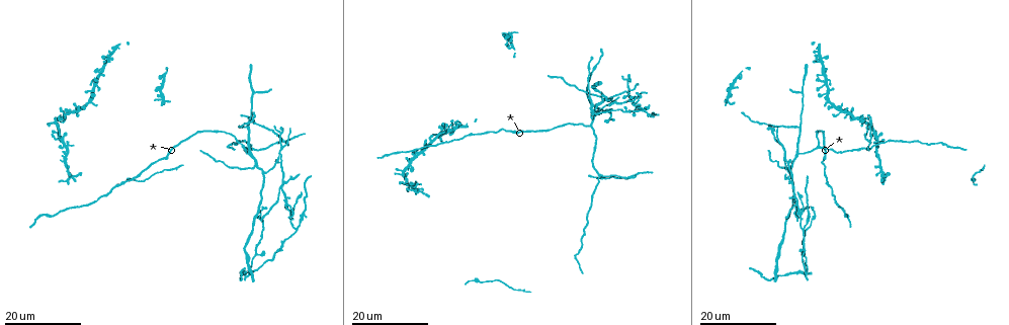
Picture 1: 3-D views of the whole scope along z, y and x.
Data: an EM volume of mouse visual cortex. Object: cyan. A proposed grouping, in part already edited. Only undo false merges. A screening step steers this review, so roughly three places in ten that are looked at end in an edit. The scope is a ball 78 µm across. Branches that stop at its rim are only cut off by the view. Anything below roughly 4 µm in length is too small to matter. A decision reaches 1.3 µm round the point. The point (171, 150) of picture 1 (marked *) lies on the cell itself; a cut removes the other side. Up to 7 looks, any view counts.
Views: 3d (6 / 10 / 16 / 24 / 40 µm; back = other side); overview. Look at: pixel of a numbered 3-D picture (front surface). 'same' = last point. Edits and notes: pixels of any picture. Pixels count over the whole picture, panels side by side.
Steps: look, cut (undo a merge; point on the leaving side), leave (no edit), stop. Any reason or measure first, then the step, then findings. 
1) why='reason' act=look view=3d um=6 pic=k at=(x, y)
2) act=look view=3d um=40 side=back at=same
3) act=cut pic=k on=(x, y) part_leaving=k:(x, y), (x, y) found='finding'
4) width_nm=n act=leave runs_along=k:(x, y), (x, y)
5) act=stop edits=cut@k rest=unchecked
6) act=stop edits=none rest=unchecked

why='three arms meet' act=look view=3d um=16 pic=1 at=(249, 153)

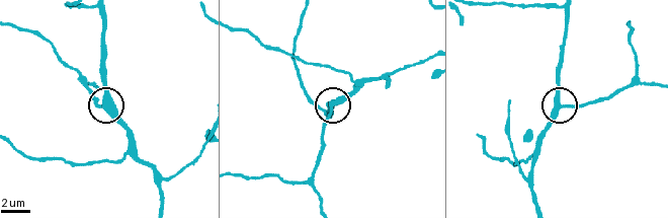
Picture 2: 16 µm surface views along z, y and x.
act=look view=3d um=10 pic=2 at=(556, 106)

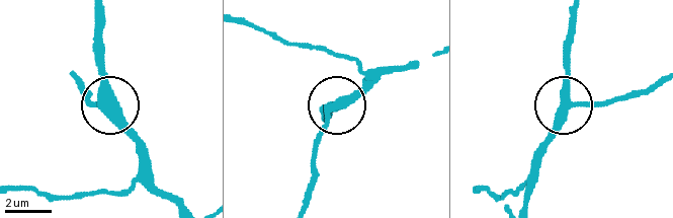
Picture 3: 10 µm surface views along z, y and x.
arms=3 act=leave runs_along=3:(73, 74), (88, 89), (88, 101), (111, 101), (99, 39) found='all the same cell'

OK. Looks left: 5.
why='looks like a crossing' act=look view=3d um=16 pic=1 at=(869, 138)

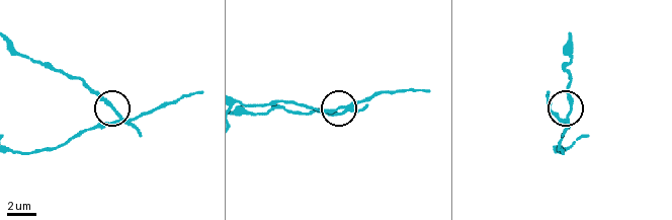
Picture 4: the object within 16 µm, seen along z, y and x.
act=look view=3d um=10 pic=4 at=(567, 116)

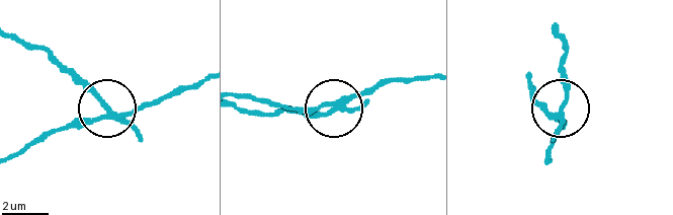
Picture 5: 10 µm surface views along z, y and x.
act=cut pic=5 on=(92, 88) part_leaving=5:(115, 117), (48, 53), (12, 39) found='a second cell is stuck on'

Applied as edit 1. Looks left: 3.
why='branch point' act=look view=3d um=24 pic=1 at=(798, 125)

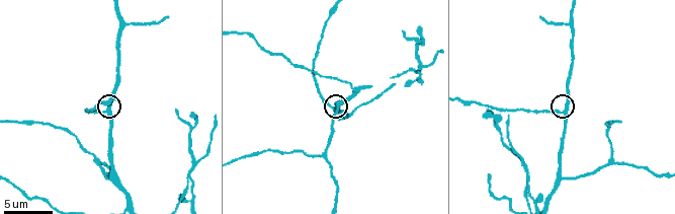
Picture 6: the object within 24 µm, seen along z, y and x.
act=look view=3d um=10 pic=6 at=(564, 108)

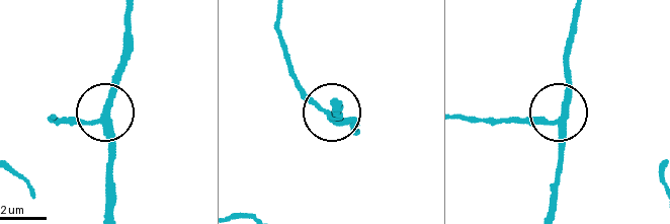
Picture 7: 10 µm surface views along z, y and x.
arms=3 act=leave runs_along=7:(552, 209), (569, 42) found='continuous, no second cell'

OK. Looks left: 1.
why='three-way junction' act=look view=3d um=10 pic=6 at=(351, 113)

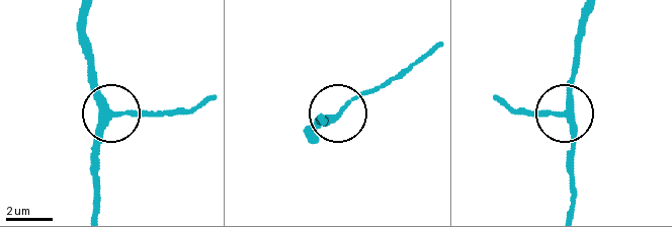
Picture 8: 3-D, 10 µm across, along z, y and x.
act=leave runs_along=8:(571, 208), (572, 126), (561, 115), (524, 115) found='continuous, no second cell'

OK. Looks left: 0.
act=stop edits=cut@5 rest=unchecked

